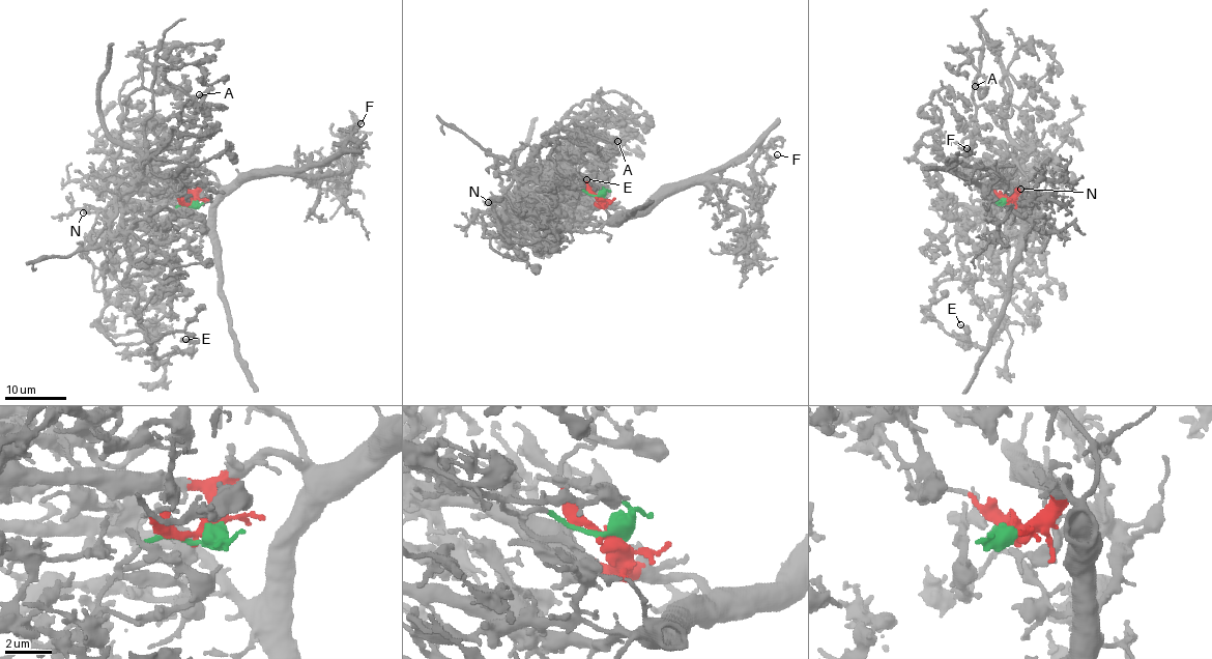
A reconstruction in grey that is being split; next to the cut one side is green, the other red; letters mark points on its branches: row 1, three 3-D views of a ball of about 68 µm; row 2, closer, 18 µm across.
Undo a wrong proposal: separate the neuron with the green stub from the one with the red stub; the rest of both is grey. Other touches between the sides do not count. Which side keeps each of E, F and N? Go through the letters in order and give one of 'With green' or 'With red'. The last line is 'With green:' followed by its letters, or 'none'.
E: With green
F: With red
N: With red
With green: E

